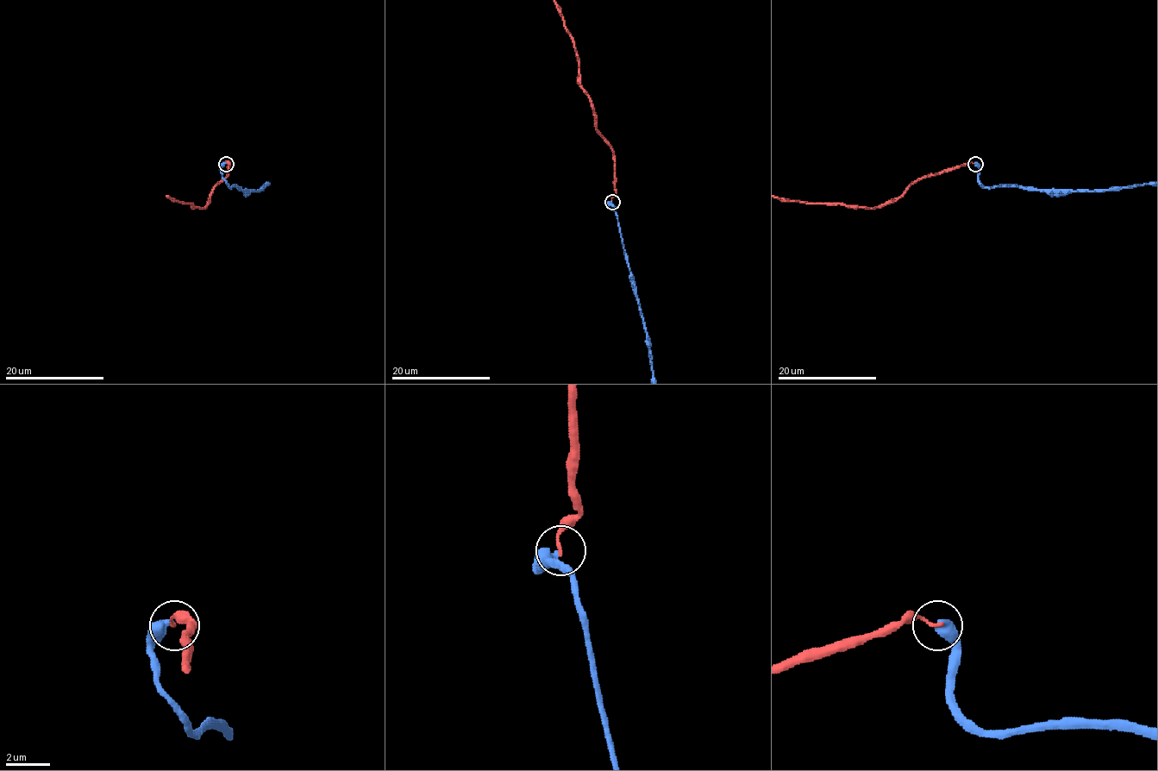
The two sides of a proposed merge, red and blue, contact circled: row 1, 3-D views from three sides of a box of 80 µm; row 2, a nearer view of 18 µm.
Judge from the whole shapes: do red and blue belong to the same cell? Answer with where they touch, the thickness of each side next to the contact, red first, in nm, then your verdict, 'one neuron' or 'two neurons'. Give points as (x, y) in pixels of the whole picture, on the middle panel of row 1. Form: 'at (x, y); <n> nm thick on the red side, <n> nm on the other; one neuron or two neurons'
at (612, 202); 150 nm thick on the red side, 460 nm on the other; two neurons

